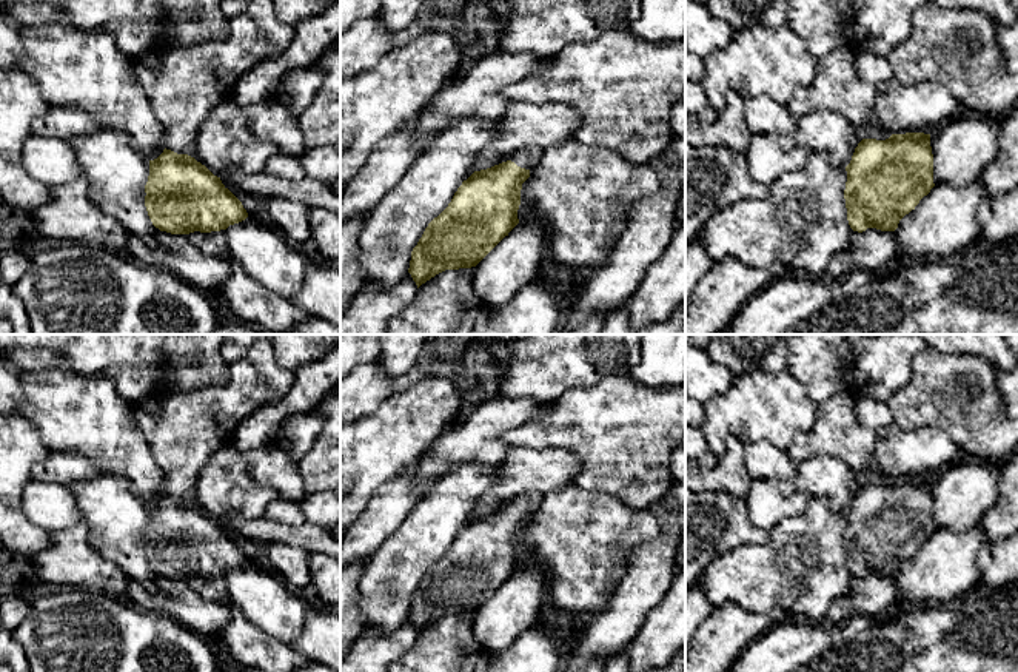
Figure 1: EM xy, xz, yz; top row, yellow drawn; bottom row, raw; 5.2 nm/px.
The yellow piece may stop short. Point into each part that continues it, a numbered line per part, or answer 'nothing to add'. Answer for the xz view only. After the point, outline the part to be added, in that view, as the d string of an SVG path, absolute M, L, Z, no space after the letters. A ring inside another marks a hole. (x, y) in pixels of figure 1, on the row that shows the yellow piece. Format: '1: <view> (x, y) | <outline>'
1: xz (525, 159) | M524 150L513 154L510 160L514 162L521 168L531 170L537 157L539 157L539 151Z

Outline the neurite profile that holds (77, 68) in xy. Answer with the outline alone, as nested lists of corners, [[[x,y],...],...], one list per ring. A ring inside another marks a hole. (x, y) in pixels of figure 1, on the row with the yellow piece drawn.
[[[60,23],[17,29],[26,52],[20,69],[39,83],[51,106],[88,113],[99,125],[125,134],[148,162],[163,153],[166,133],[136,77],[134,59],[122,52],[108,32],[99,26],[86,29]]]

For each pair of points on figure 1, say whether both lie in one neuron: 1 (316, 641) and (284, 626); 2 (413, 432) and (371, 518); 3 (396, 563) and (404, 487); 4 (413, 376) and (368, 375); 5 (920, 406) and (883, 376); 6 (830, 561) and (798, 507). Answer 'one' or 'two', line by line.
1: two
2: two
3: two
4: one
5: two
6: two

